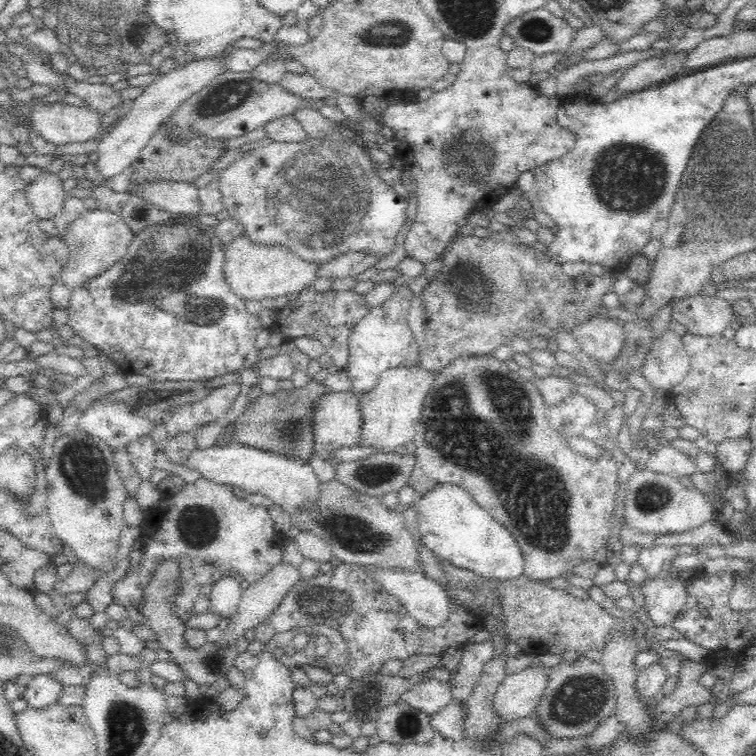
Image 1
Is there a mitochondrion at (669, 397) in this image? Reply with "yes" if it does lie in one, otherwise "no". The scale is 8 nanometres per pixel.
no

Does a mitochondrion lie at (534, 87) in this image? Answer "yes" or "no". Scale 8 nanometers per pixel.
no

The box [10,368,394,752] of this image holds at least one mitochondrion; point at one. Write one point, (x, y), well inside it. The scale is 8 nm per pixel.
(352, 529)

